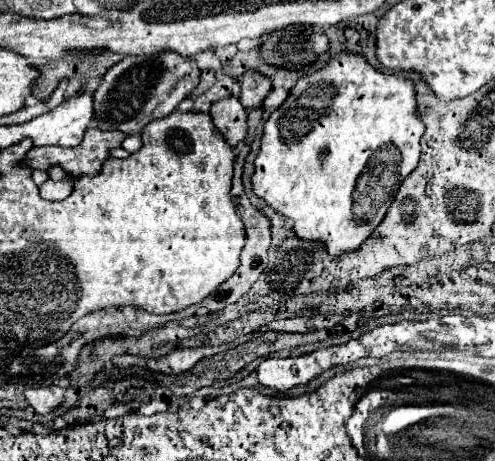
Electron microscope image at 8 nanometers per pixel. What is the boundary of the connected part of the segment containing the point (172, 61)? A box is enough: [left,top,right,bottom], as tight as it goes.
[94,52,200,134]

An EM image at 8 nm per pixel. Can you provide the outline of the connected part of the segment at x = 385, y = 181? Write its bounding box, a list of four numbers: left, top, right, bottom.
[252,52,426,258]

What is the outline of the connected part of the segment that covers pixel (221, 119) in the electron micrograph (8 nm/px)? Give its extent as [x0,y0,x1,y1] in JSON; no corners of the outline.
[210,96,248,146]

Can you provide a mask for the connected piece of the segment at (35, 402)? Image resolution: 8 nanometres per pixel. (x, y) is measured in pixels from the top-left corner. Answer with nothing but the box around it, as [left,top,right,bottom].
[24,386,64,414]

